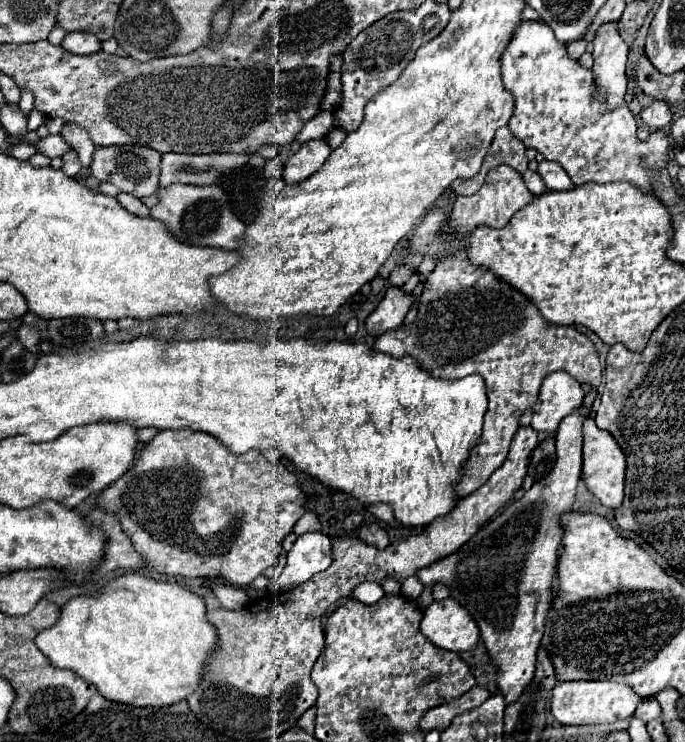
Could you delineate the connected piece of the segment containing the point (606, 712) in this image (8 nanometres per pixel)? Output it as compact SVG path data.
M591 680L558 682L552 690L552 716L560 724L580 726L580 724L610 724L616 720L626 720L634 714L636 706L642 702L642 696L634 694L624 682Z

